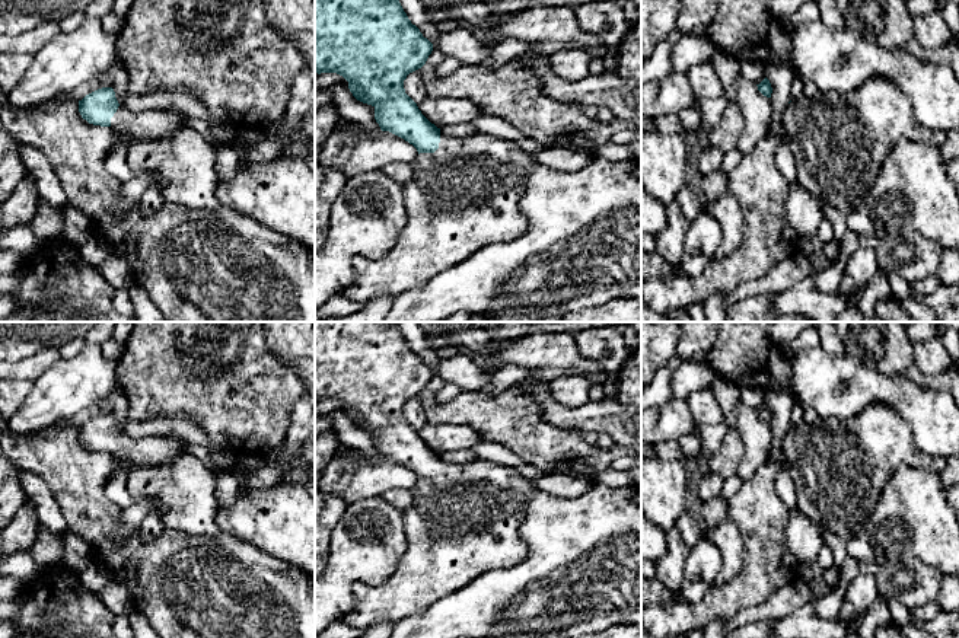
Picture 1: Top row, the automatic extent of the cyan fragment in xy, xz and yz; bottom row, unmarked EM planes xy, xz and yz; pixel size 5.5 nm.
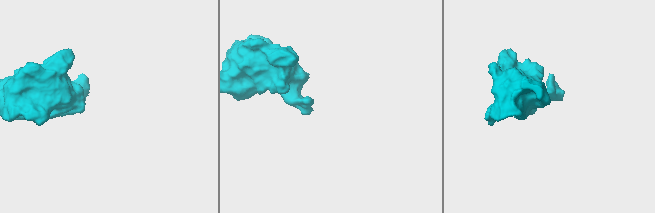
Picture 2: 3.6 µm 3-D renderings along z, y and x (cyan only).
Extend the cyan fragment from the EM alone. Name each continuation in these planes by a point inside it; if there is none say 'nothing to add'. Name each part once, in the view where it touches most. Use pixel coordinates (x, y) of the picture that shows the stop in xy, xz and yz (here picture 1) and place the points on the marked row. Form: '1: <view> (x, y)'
1: xz (465, 195)

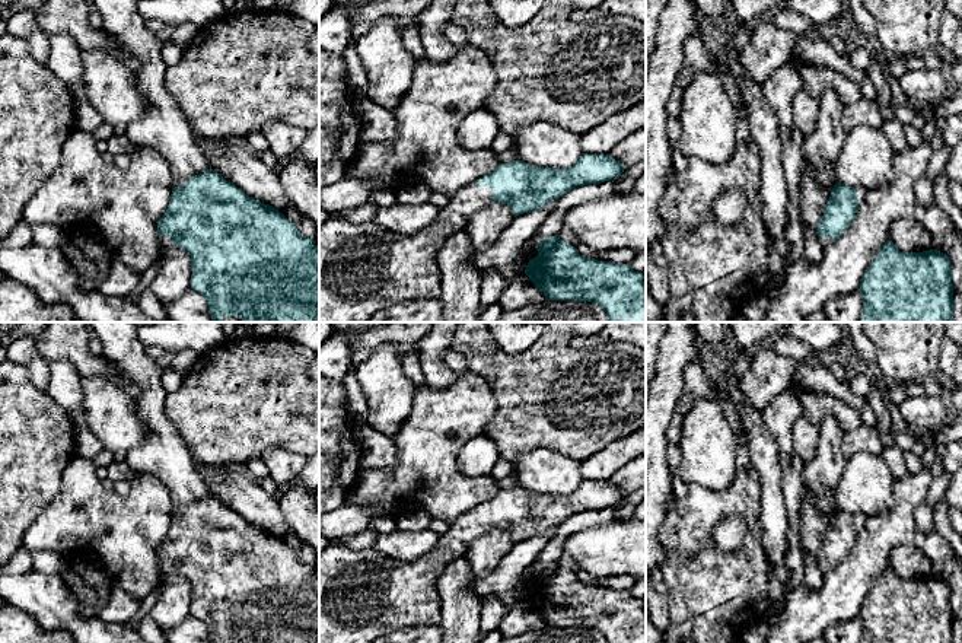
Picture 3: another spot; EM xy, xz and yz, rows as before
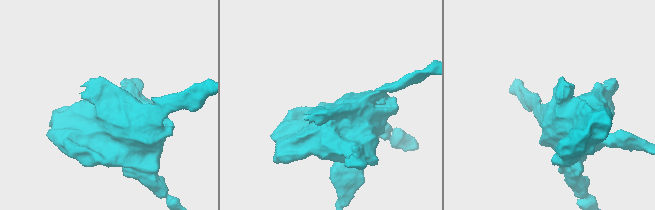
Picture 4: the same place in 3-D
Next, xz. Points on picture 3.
1: xz (363, 267)

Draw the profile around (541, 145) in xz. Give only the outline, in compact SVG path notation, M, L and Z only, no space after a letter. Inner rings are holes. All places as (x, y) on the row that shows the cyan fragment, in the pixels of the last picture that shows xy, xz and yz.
M533 122L513 136L517 160L535 168L568 169L583 155L580 136L552 125Z

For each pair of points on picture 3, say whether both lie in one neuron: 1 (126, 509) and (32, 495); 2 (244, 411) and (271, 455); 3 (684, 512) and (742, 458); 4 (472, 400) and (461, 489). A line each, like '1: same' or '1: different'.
1: different
2: different
3: different
4: same

